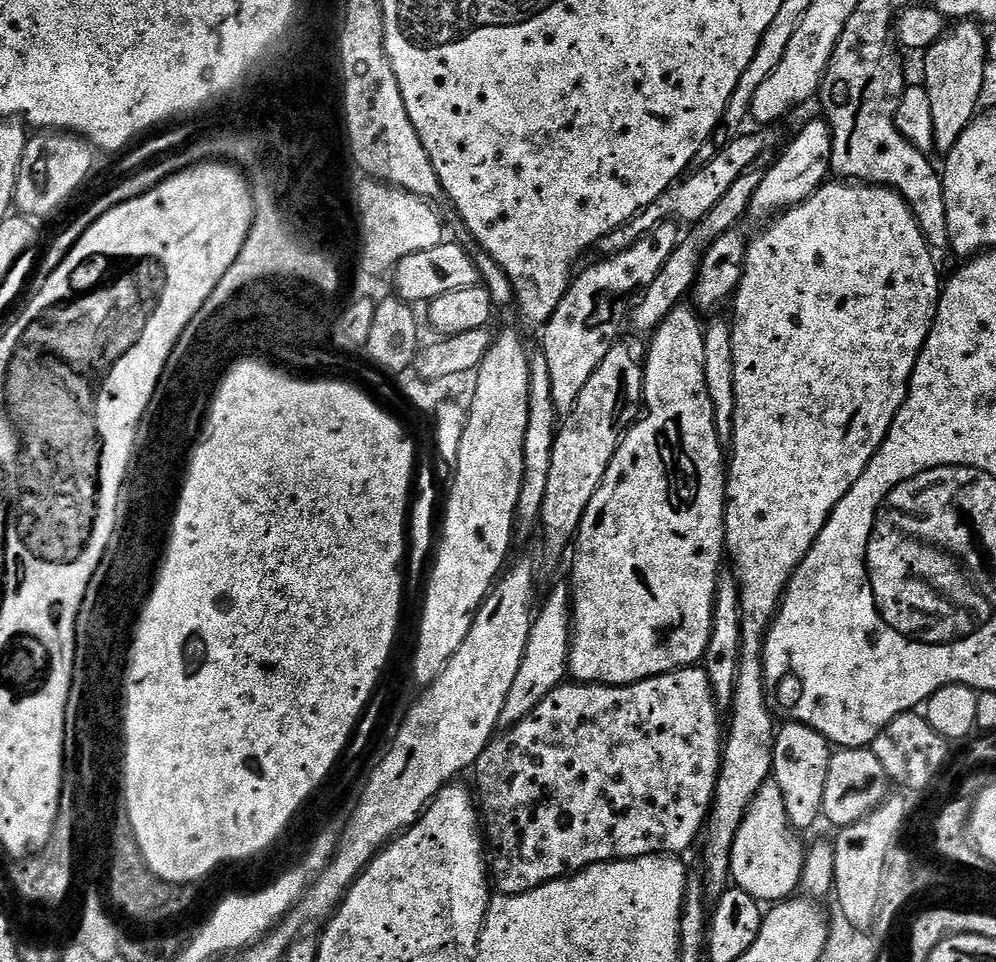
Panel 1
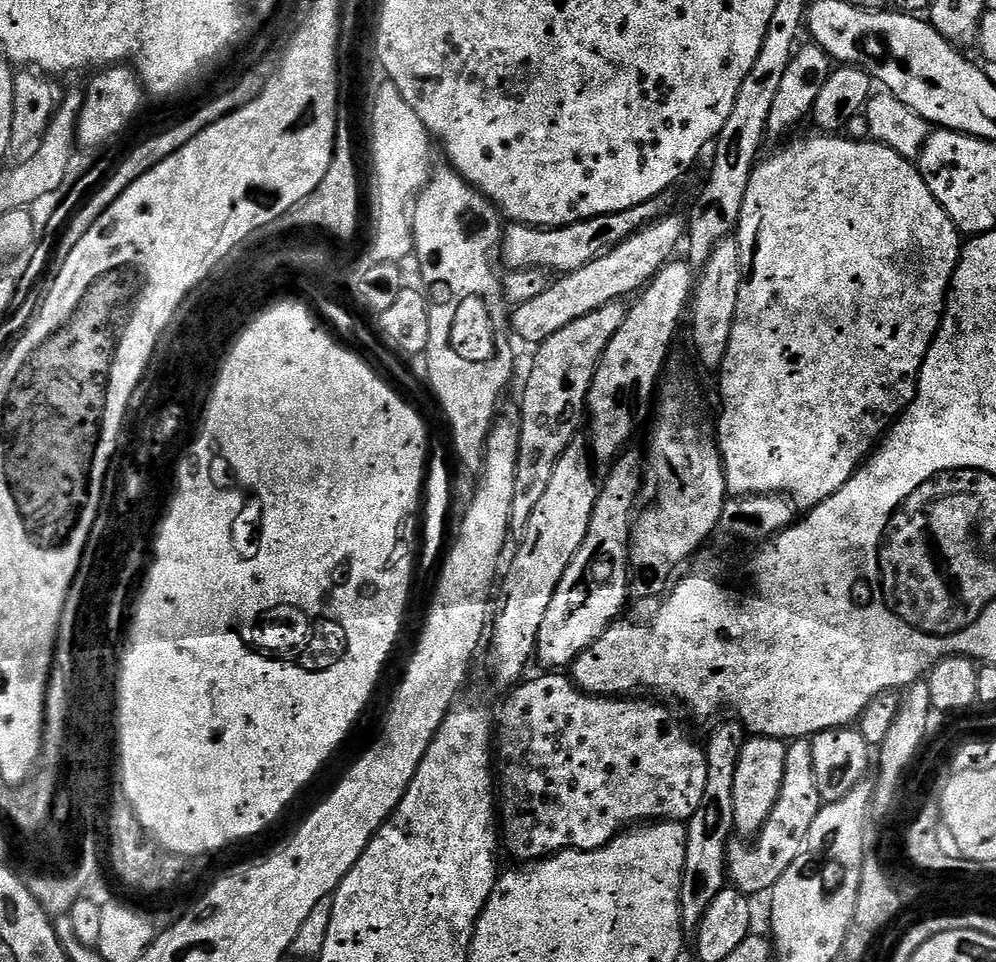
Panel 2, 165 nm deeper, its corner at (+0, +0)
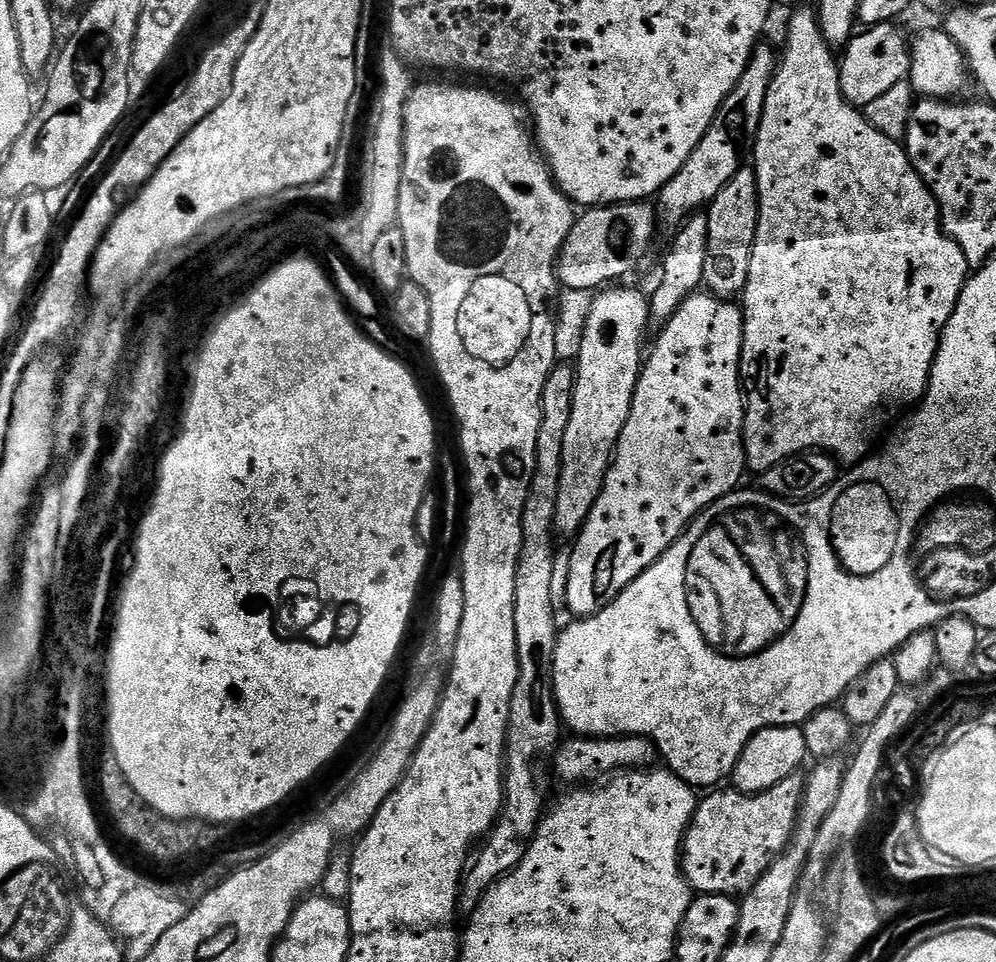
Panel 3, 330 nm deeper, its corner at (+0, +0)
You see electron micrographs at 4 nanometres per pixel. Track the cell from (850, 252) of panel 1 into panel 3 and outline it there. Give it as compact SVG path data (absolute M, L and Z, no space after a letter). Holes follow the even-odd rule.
M800 6L800 7L797 7L797 8L796 8L796 9L795 9L795 11L793 11L793 12L792 12L792 13L791 13L791 14L793 14L793 16L792 16L792 17L790 17L790 18L789 18L789 20L788 20L788 24L787 24L787 23L786 23L786 39L785 39L785 40L784 40L784 41L783 41L783 44L782 44L782 47L784 47L784 56L783 56L783 52L782 52L782 59L781 59L781 60L780 60L780 61L779 61L779 63L777 63L777 65L776 65L776 73L775 73L775 74L773 74L773 75L772 75L772 81L771 81L771 82L770 82L770 90L769 90L769 91L768 91L768 93L767 93L767 94L766 94L766 106L765 106L765 107L764 107L764 109L763 109L763 110L762 110L762 122L761 122L761 123L760 123L760 125L759 125L759 126L758 126L758 130L757 130L757 131L756 131L756 135L755 135L755 137L754 137L754 145L755 145L755 144L756 144L756 164L755 164L755 163L754 163L754 171L755 171L755 173L756 173L756 185L757 185L757 186L758 186L758 198L759 198L759 199L760 199L760 213L759 213L759 214L758 214L758 226L757 226L757 227L756 227L756 241L755 241L755 242L754 242L754 246L753 246L753 247L752 247L752 257L751 257L751 258L750 258L750 274L749 274L749 275L748 275L748 277L747 277L747 278L746 278L746 286L745 286L745 287L744 287L744 290L743 290L743 293L742 293L742 311L743 311L743 313L744 313L744 341L743 341L743 342L742 342L742 350L741 350L741 351L740 351L740 379L741 379L741 381L742 381L742 387L743 387L743 389L744 389L744 391L745 391L745 393L746 393L746 411L745 411L745 414L744 414L744 459L745 459L745 461L746 461L746 464L747 464L747 467L748 467L748 468L749 468L749 469L751 469L751 471L752 471L752 468L753 468L753 470L754 470L754 472L753 472L753 473L756 473L756 474L759 474L759 473L761 473L761 472L765 472L765 470L766 470L766 469L767 469L767 468L772 468L772 467L774 467L774 466L775 466L775 464L781 464L781 462L783 462L783 460L791 460L791 459L792 459L792 457L794 457L794 456L798 456L798 455L801 455L801 453L803 453L803 452L804 452L804 451L805 451L805 450L823 450L823 451L824 451L824 452L825 452L825 453L828 453L828 454L834 454L834 456L835 456L835 459L836 459L836 460L837 460L837 461L840 461L840 462L843 462L843 460L845 460L845 462L846 462L846 463L845 463L845 465L848 465L848 466L855 466L855 465L857 465L857 464L859 464L859 463L860 463L860 461L861 461L861 460L863 460L863 459L865 459L865 457L867 457L867 456L868 456L868 455L869 455L869 453L871 453L871 452L872 452L872 451L873 451L873 448L872 448L872 443L874 443L874 442L875 442L875 440L876 440L876 435L878 435L878 434L879 434L879 432L880 432L880 431L882 431L882 430L883 430L883 428L884 428L884 427L886 427L886 426L887 426L887 424L888 424L888 423L890 423L890 422L891 422L891 420L892 420L892 419L894 419L894 418L895 418L895 416L896 416L896 415L898 415L898 414L899 414L899 412L900 412L900 411L902 411L902 410L903 410L903 408L908 408L908 407L909 407L909 408L908 408L908 409L911 409L911 408L912 408L912 407L913 407L913 405L915 405L915 404L916 404L916 403L917 403L917 402L919 402L919 401L921 401L921 400L923 400L923 399L924 399L924 394L925 394L925 392L927 392L927 390L928 390L928 379L929 379L929 378L930 378L930 374L931 374L931 373L932 373L932 363L933 363L933 362L934 362L934 358L935 358L935 357L936 357L936 351L937 351L937 350L938 350L938 346L939 346L939 345L940 345L940 335L941 335L941 334L942 334L942 330L943 330L943 329L944 329L944 327L945 327L945 326L946 326L946 322L950 322L950 314L954 314L954 306L955 306L955 305L956 305L956 303L957 303L957 302L958 302L958 298L959 298L959 297L960 297L960 295L961 295L961 294L962 294L962 290L963 290L963 289L964 289L964 284L965 284L965 283L966 283L966 282L967 282L967 281L968 281L968 278L969 278L969 275L970 275L970 269L969 269L969 266L968 266L968 263L967 263L967 262L966 262L966 258L965 258L965 257L964 257L964 255L963 255L963 254L962 254L962 250L961 250L961 249L960 249L960 248L959 248L959 246L957 246L957 244L955 244L955 243L954 243L954 242L953 242L953 240L950 240L950 239L948 239L948 237L947 237L947 235L946 235L946 233L945 233L945 231L944 231L944 229L943 229L943 227L942 227L942 225L941 225L941 223L940 223L940 207L939 207L939 206L938 206L938 205L937 205L937 204L936 204L936 196L935 196L935 195L934 195L934 194L933 194L933 193L932 193L932 191L931 191L931 190L929 190L929 188L928 188L928 183L927 183L927 182L926 182L926 181L925 181L925 180L924 180L924 179L922 179L922 178L921 178L921 176L919 176L919 174L918 174L918 173L917 173L917 172L916 172L916 168L915 168L915 166L914 166L914 165L912 165L912 160L911 160L911 158L909 158L909 156L908 156L908 153L907 153L907 151L906 151L906 148L905 148L905 145L904 145L904 144L903 144L903 143L901 143L901 141L898 141L898 140L891 140L891 139L890 139L890 138L888 138L888 137L887 137L887 136L886 136L886 134L884 134L884 133L880 133L880 132L879 132L879 131L878 131L878 130L876 130L876 129L875 129L875 128L874 128L874 126L872 126L872 125L871 125L871 124L870 124L870 122L869 122L869 121L868 121L868 120L867 120L867 118L866 118L866 117L865 117L865 116L864 116L864 113L863 113L863 111L861 111L861 109L859 109L859 108L857 108L857 107L856 107L856 105L854 105L854 104L850 104L850 103L849 103L849 102L848 102L848 100L847 100L847 98L846 98L846 97L844 97L844 95L843 95L843 94L842 94L842 90L841 90L841 89L840 89L840 70L839 70L839 67L838 67L838 60L837 60L837 57L835 57L835 58L834 58L834 57L832 57L832 55L834 55L834 52L833 52L833 49L832 49L832 48L831 48L831 47L830 47L830 46L829 46L829 44L827 44L827 42L825 42L825 41L824 41L824 35L823 35L823 34L822 34L822 30L821 30L821 29L820 29L820 22L819 22L819 19L818 19L818 16L817 16L817 13L816 13L816 12L815 12L815 11L813 11L813 9L812 9L812 12L811 12L811 10L810 10L810 9L808 9L808 8L804 8L804 6Z

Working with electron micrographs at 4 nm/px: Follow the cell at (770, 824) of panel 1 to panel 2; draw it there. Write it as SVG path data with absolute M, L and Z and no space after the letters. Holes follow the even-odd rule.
M753 735L745 739L742 758L738 758L738 771L734 774L734 826L741 837L752 838L760 833L770 810L778 802L782 778L786 774L788 744L771 736Z

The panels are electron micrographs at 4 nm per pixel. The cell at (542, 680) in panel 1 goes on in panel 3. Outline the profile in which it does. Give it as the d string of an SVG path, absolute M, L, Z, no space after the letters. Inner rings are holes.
M697 290L682 302L682 306L663 325L660 337L652 348L652 353L647 353L643 361L640 377L634 390L634 398L630 406L630 418L626 418L626 426L616 443L616 450L612 458L612 465L604 479L602 490L598 494L598 502L594 502L594 510L590 510L588 520L575 537L576 545L570 548L570 578L566 584L567 611L576 618L593 616L601 612L630 582L637 580L660 555L680 537L684 529L700 515L701 512L711 509L716 501L723 500L729 495L728 491L743 478L746 473L744 459L744 414L746 411L746 393L740 379L740 351L744 341L744 313L739 303L728 298L721 298L709 294L704 290Z

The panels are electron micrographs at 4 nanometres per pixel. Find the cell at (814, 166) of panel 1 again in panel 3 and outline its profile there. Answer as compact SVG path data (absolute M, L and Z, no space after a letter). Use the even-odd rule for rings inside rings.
M895 23L874 24L863 29L864 33L853 35L843 49L839 61L840 89L850 104L863 110L868 103L879 98L891 87L907 81L912 71L910 40Z

